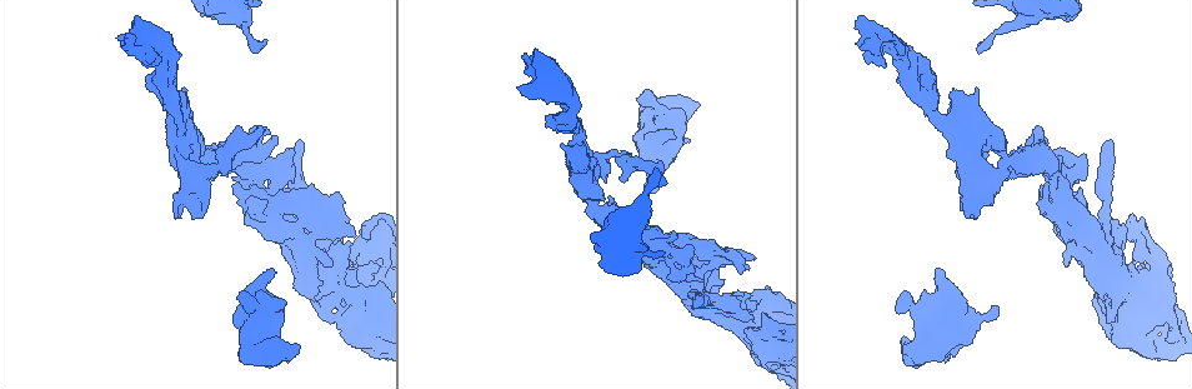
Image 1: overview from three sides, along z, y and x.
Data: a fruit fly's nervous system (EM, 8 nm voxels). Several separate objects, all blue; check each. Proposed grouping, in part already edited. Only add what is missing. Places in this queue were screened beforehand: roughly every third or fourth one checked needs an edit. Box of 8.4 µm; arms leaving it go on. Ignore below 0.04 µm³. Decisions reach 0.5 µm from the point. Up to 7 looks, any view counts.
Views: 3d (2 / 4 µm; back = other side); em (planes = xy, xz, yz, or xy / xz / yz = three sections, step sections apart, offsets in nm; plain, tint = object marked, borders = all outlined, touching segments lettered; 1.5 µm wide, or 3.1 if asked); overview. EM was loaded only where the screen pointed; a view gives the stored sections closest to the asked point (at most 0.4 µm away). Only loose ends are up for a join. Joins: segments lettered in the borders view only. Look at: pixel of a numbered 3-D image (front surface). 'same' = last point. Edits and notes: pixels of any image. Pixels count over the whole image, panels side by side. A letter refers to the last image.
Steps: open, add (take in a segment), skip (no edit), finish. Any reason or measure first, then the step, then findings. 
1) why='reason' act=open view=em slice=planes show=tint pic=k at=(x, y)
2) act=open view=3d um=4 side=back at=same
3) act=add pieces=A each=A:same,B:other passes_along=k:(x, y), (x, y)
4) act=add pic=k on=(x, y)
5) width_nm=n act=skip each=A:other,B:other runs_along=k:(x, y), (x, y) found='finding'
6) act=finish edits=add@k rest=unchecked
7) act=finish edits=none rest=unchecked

why='free end' act=open view=3d um=2 pic=1 at=(859, 17)

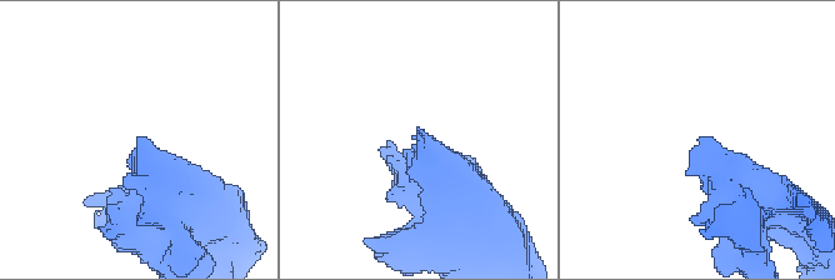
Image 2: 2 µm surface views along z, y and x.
act=open view=em slice=planes show=plain pic=2 at=(420, 145)

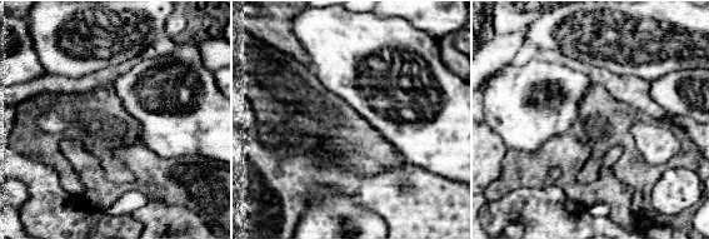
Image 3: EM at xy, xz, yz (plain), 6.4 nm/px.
why='what lies round it' act=open view=em slice=planes show=borders at=same

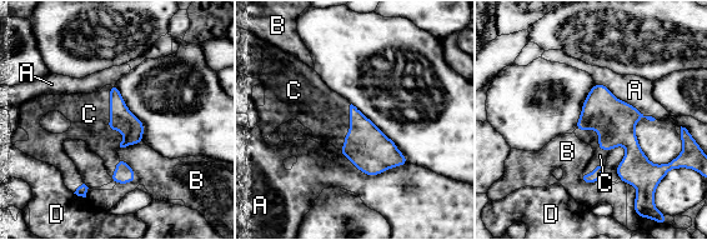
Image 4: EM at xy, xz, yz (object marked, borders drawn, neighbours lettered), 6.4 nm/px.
act=add pieces=C each=A:other,B:other,C:same,D:other found='the cell continues'

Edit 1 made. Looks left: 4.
why='see it whole again' act=open view=overview

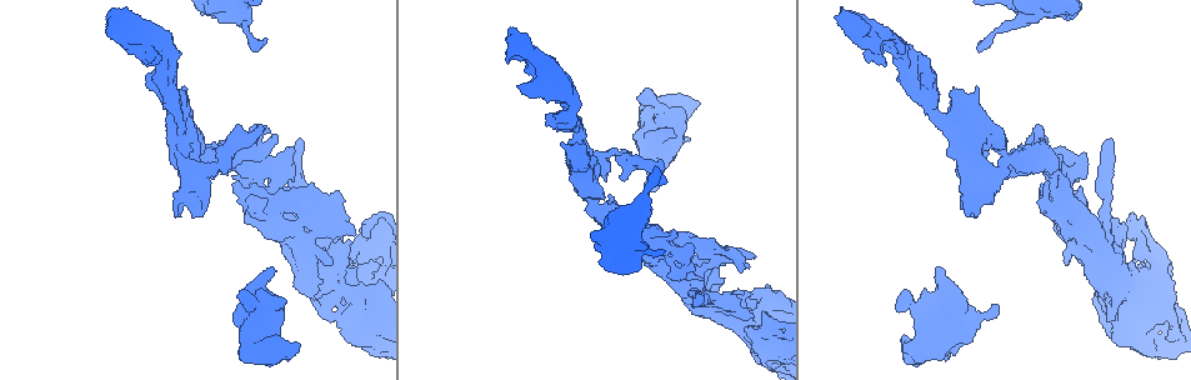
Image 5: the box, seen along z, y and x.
act=open view=em slice=planes show=tint pic=5 at=(997, 304)

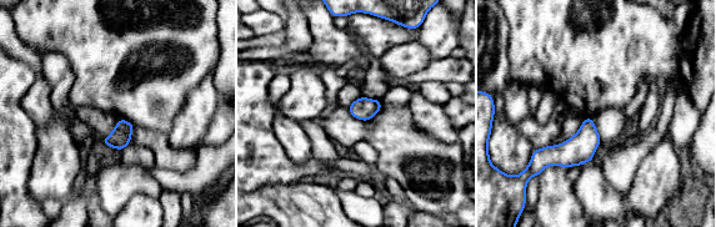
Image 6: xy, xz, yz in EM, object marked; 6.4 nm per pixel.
why='what lies round it' act=open view=em slice=planes show=borders at=same

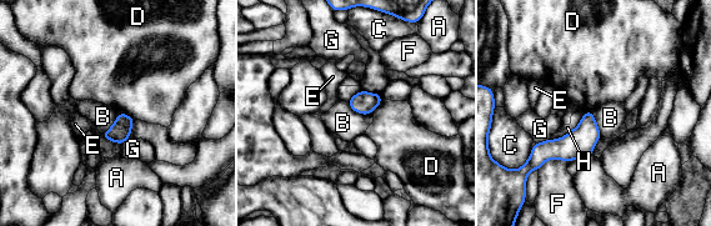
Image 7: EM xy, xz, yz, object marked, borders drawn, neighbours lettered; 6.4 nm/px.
width_nm=140 act=skip each=A:other,B:other,C:other,D:other,E:other,F:other,G:other,H:other found='none of them fits'

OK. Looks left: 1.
act=finish edits=add@4 rest=unchecked

